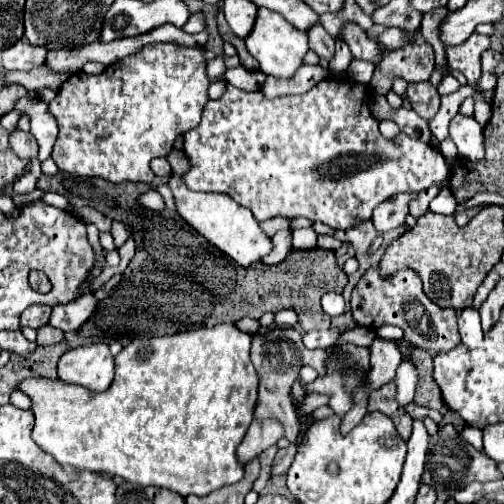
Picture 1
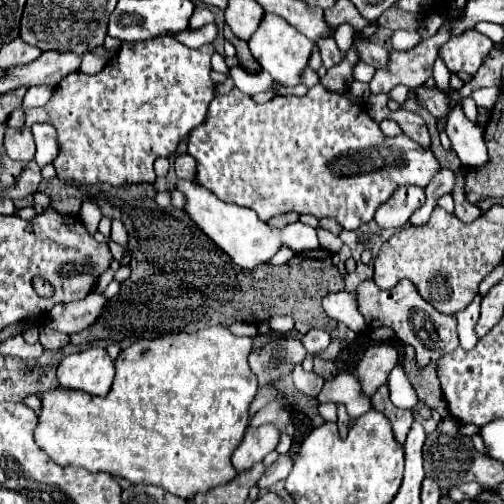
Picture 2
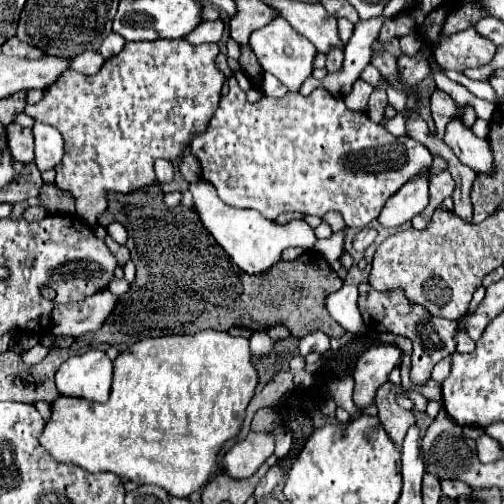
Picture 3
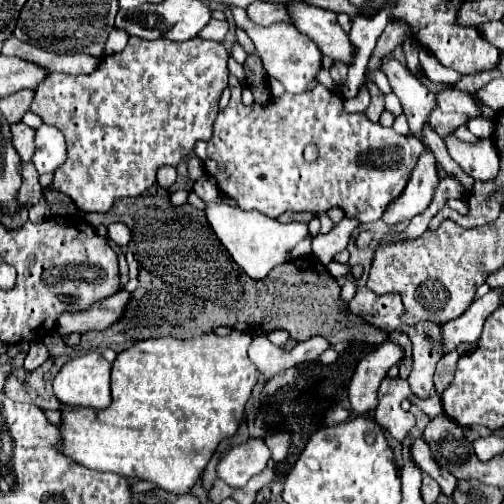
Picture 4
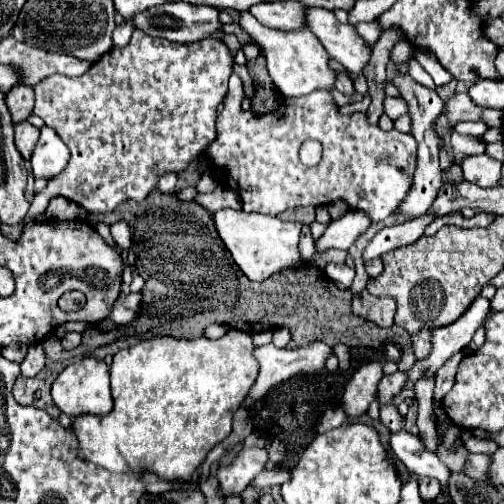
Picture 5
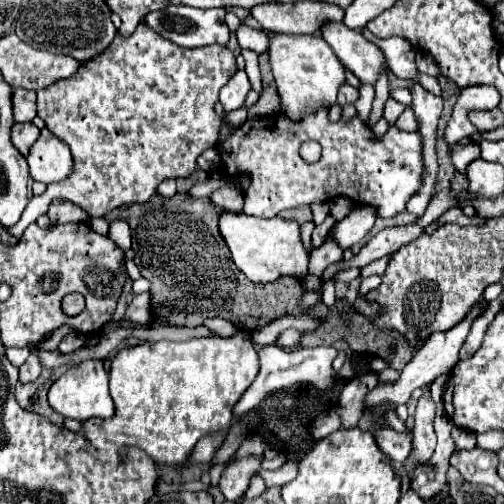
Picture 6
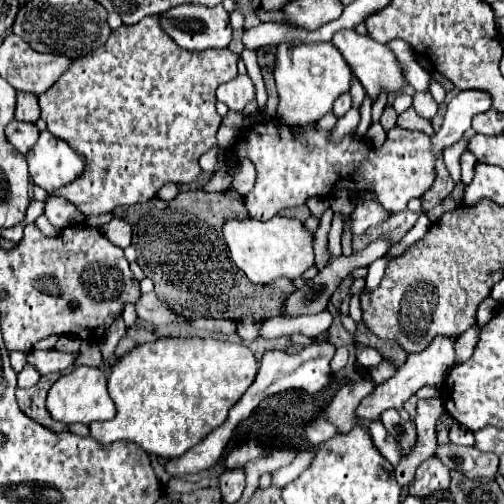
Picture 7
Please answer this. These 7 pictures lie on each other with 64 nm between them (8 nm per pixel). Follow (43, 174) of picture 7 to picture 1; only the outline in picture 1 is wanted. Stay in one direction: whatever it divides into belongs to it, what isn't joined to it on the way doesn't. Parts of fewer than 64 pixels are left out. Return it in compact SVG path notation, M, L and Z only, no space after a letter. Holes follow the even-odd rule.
M28 96L20 98L16 104L16 110L30 116L32 124L32 136L38 140L38 160L44 162L52 154L52 146L58 136L56 120L52 120L52 114L48 112L46 104L34 104L28 100Z

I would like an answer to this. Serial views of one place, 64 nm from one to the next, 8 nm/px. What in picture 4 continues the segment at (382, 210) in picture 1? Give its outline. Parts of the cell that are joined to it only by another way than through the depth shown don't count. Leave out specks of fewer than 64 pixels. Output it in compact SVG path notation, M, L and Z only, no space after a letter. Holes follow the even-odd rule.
M424 146L424 152L416 163L406 190L402 192L402 196L398 200L394 200L388 206L382 220L386 224L396 224L400 220L410 220L416 214L422 214L434 196L438 180L440 178L438 170L436 170L436 158Z

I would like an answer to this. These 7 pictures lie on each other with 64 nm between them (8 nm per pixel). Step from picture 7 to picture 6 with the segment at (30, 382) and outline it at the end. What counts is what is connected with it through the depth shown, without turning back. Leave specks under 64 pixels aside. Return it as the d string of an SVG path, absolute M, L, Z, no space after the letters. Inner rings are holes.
M32 348L30 352L30 358L20 366L20 380L22 382L34 382L38 376L40 376L40 362L38 362L38 354L36 354L36 348Z

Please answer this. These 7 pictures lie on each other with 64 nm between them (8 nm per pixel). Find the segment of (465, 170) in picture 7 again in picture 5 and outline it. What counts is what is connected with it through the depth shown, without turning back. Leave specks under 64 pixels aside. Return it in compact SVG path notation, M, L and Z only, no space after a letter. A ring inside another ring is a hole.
M452 134L450 140L450 148L452 148L452 156L456 164L462 164L464 158L474 156L474 154L484 154L484 142L480 138L474 136L460 136L460 134Z

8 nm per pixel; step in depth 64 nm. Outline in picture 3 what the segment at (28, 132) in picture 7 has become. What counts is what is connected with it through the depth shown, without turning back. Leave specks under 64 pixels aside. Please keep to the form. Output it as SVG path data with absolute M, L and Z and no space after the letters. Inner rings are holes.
M16 122L8 126L8 146L16 162L32 162L34 156L34 138L30 128L22 128Z

